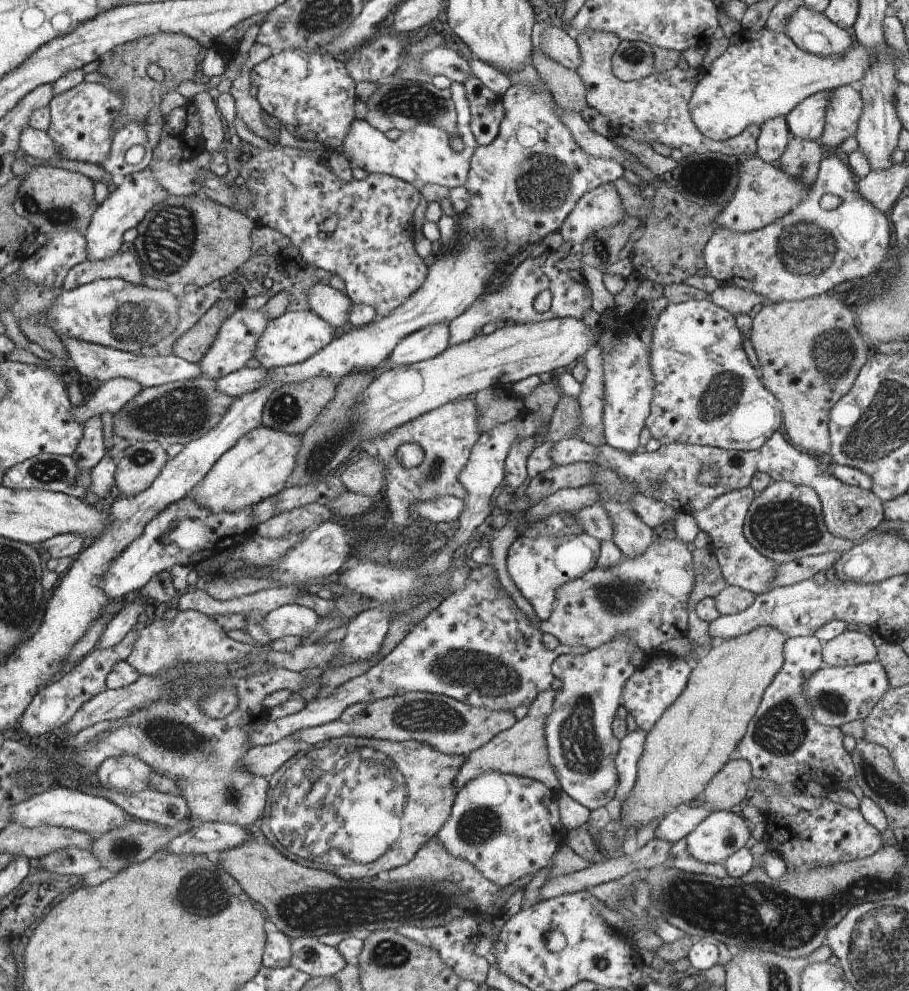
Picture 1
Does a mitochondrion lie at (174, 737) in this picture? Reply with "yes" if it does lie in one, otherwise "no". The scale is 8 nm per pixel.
yes

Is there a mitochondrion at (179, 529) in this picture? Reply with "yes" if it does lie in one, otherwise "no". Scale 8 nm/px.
yes

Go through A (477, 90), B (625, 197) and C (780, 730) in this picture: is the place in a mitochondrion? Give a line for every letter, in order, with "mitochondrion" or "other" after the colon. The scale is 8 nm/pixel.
A: other
B: other
C: mitochondrion

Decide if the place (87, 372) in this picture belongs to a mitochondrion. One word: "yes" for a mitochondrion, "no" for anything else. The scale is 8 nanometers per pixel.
no

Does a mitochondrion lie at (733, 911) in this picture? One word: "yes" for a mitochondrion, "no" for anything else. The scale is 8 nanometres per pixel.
yes

